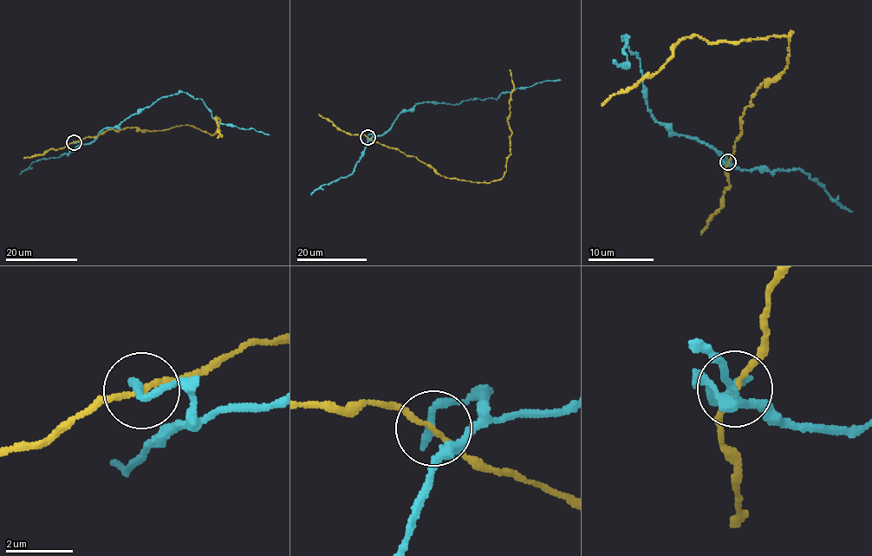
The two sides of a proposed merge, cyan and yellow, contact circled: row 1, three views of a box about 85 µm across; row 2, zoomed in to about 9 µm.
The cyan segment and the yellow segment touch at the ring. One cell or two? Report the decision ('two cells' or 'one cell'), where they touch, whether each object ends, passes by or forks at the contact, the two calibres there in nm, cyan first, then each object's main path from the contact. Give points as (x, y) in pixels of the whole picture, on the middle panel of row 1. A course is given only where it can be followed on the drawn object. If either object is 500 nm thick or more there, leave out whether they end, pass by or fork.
two cells | (367, 137) | cyan ends | yellow passes by | 280/150 nm | cyan via (367, 137), (381, 135), (397, 116), (416, 104), (495, 98), (517, 88), (561, 80) | yellow via (367, 137), (416, 156), (441, 176), (496, 181), (506, 170), (510, 153), (508, 120), (513, 88), (510, 69)

